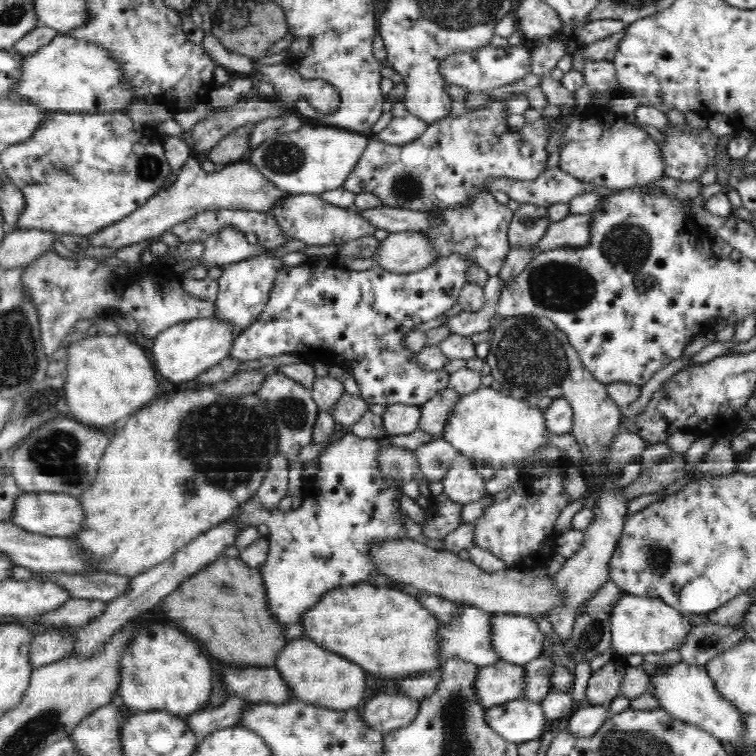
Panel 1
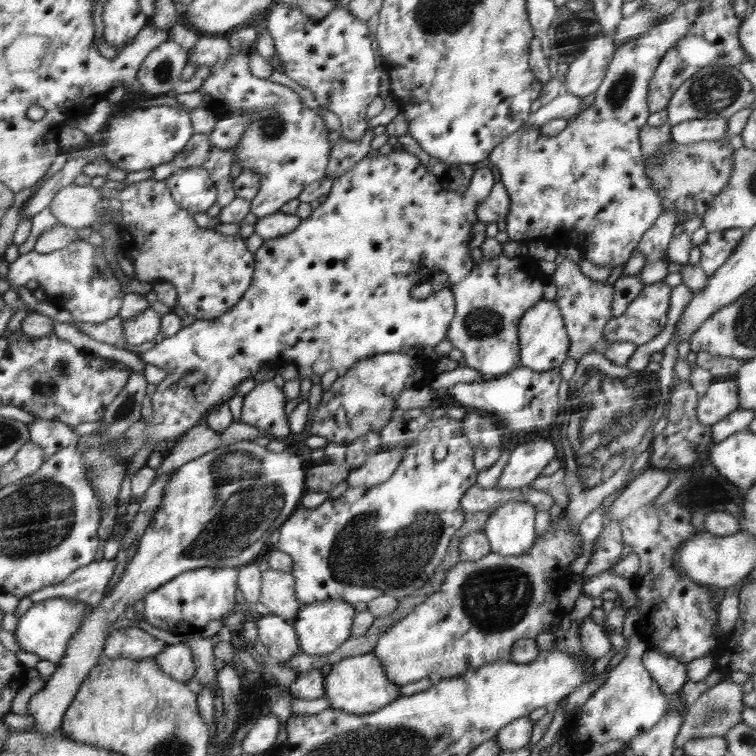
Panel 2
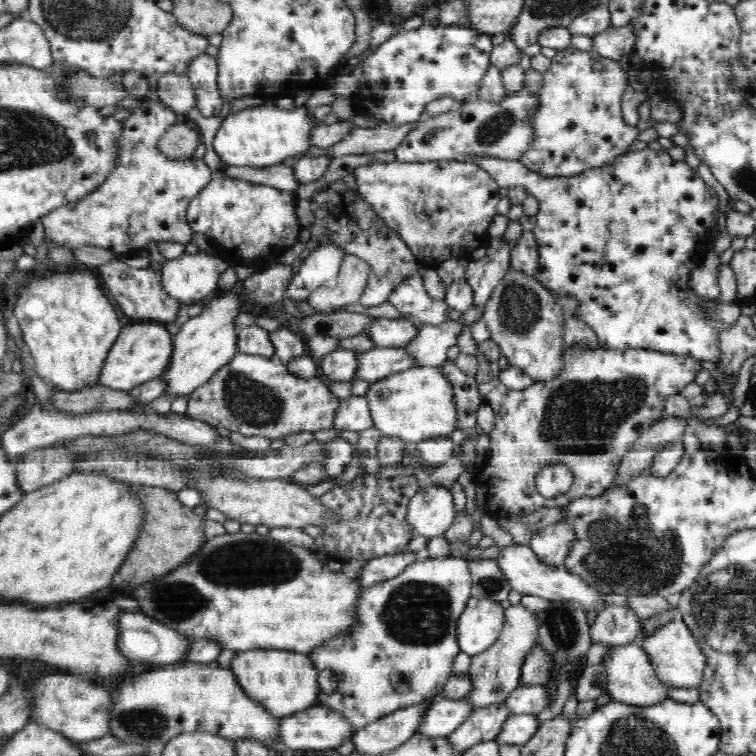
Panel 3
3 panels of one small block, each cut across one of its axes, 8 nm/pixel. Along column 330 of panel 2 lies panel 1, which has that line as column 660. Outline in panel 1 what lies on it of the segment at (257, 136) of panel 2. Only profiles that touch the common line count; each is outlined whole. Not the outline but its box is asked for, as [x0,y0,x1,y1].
[662,126,718,182]

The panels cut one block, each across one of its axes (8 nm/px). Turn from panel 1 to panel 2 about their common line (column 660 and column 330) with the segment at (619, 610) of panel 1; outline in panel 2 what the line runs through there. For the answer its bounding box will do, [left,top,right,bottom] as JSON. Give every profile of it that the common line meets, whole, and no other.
[294,599,356,656]

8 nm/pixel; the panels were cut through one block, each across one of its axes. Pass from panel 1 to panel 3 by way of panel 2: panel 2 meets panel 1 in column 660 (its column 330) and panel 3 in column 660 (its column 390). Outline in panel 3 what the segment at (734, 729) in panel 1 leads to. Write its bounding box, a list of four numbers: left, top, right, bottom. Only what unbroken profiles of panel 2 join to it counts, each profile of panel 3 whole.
[603,638,670,707]

